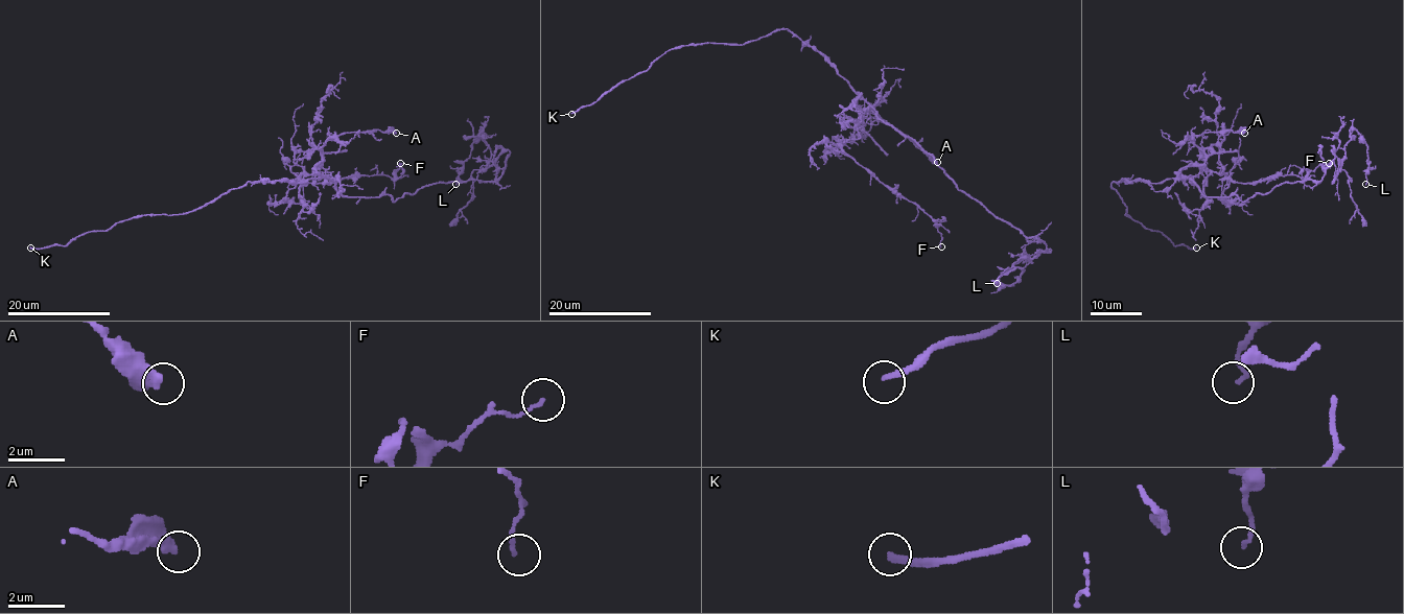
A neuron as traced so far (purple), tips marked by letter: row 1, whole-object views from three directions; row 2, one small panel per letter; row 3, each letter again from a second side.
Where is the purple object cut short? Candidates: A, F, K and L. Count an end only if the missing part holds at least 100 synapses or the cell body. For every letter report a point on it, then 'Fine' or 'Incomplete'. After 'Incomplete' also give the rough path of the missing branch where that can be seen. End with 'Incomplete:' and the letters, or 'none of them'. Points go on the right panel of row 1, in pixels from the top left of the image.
A: Place: (1244, 133). Fine
F: Place: (1329, 163). Fine
K: Place: (1196, 248). Incomplete. Course of what is missing: (1196, 248), (1202, 256), (1220, 256)
L: Place: (1365, 184). Fine
Incomplete: K

